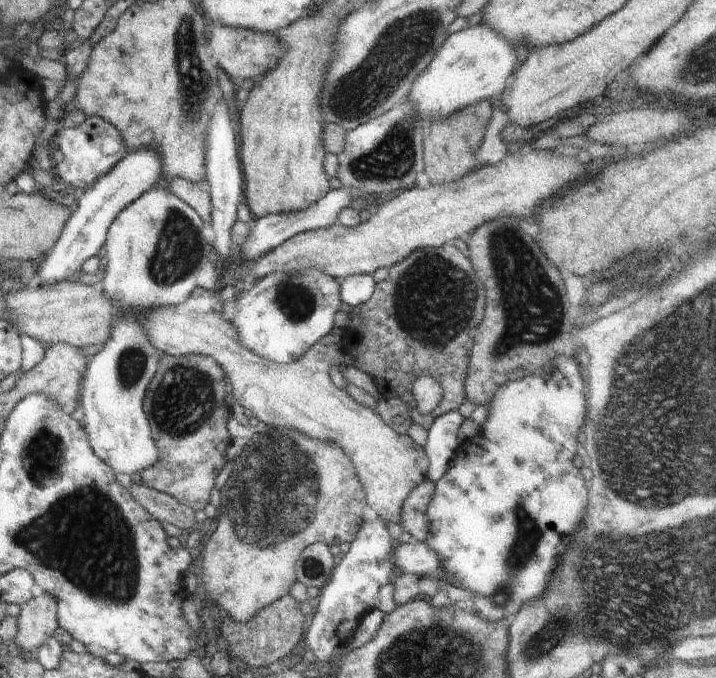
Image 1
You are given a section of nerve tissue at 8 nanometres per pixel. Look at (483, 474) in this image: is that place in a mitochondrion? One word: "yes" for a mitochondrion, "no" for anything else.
no

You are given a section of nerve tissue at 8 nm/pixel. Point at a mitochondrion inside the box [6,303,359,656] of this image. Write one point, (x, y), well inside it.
(86, 536)

